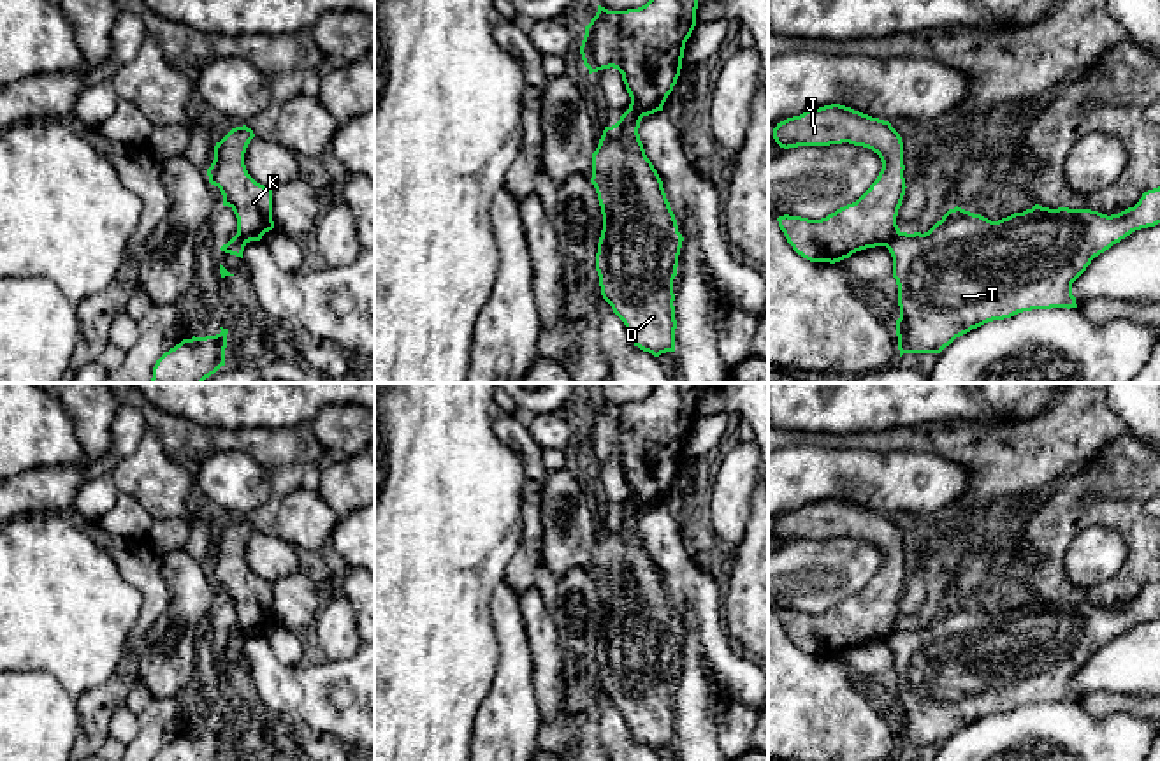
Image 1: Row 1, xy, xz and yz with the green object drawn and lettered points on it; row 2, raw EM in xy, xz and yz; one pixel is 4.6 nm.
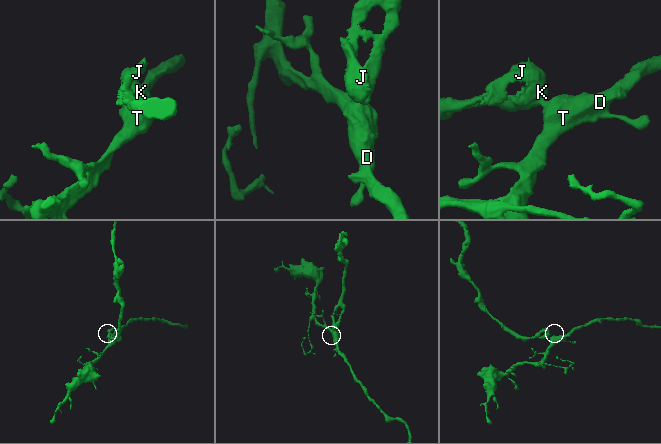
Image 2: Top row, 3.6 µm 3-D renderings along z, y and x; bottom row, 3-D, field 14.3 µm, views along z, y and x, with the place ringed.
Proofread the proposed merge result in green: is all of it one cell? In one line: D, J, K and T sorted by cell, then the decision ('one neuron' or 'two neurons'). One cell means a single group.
D T / J K; two neurons

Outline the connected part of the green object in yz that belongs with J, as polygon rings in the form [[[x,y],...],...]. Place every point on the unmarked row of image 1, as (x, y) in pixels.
[[[831,497],[777,517],[773,533],[784,543],[849,536],[872,543],[882,555],[877,573],[856,596],[821,613],[777,612],[798,649],[835,657],[856,645],[888,640],[900,626],[896,610],[907,582],[903,536],[889,515]]]

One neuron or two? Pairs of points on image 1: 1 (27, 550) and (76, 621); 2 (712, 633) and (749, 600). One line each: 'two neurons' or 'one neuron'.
1: one neuron
2: two neurons

